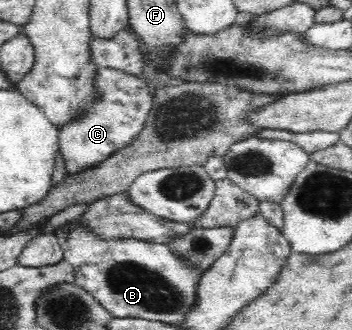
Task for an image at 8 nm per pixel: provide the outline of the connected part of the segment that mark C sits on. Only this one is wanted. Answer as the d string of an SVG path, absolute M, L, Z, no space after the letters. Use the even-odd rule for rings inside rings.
M99 68L95 84L103 89L103 100L91 106L85 116L79 116L79 120L63 126L59 132L58 152L62 156L64 172L68 176L99 167L115 151L129 147L146 127L153 104L153 93L143 80L114 68Z

